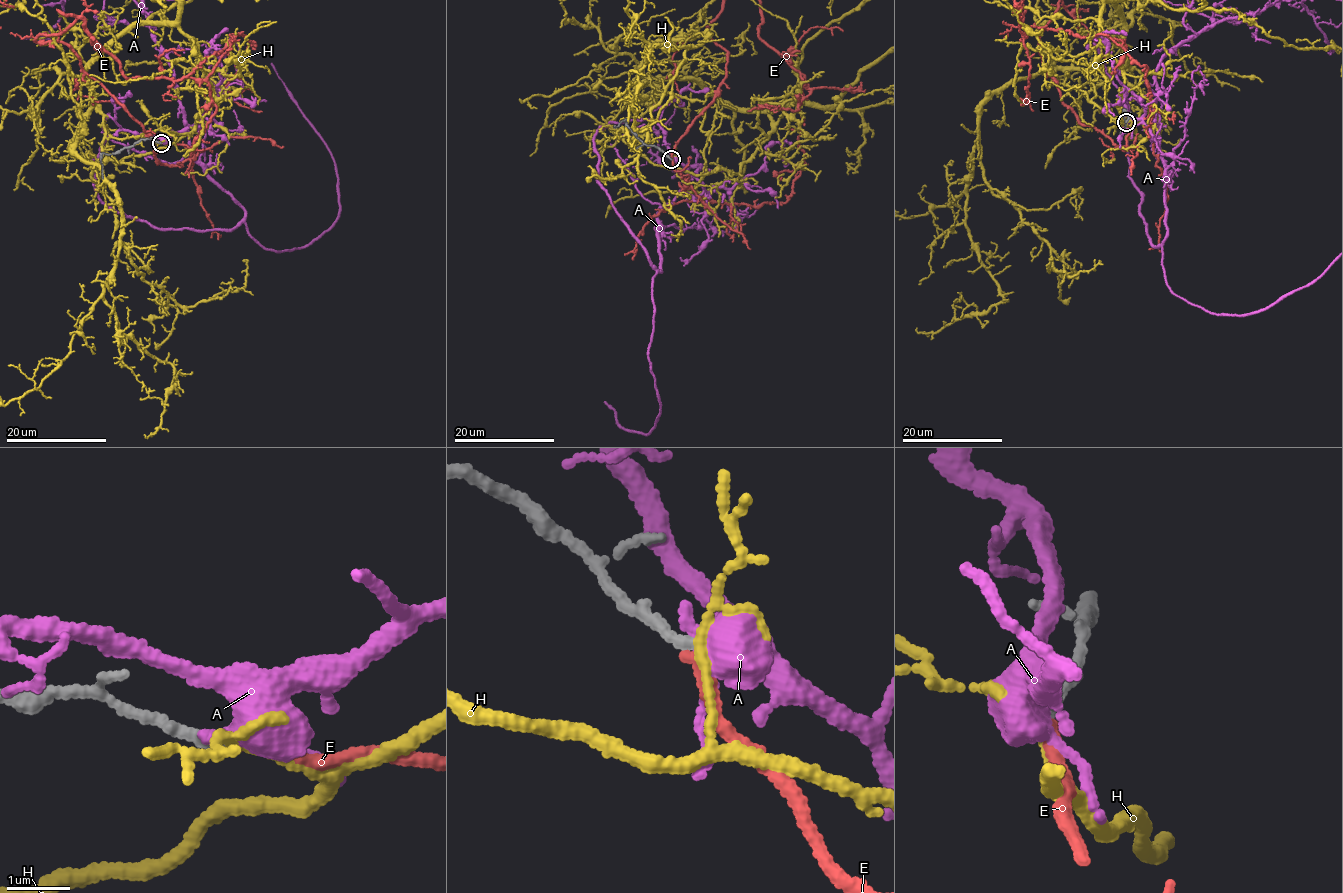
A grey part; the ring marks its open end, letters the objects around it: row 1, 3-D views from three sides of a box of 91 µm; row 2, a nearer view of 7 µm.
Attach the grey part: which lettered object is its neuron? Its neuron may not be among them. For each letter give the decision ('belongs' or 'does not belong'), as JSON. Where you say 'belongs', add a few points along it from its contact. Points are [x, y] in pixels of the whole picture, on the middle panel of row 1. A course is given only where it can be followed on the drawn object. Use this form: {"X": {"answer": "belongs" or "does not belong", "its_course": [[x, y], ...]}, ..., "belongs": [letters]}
{"A": {"answer": "does not belong"}, "E": {"answer": "belongs"}, "H": {"answer": "does not belong"}, "belongs": ["E"]}

